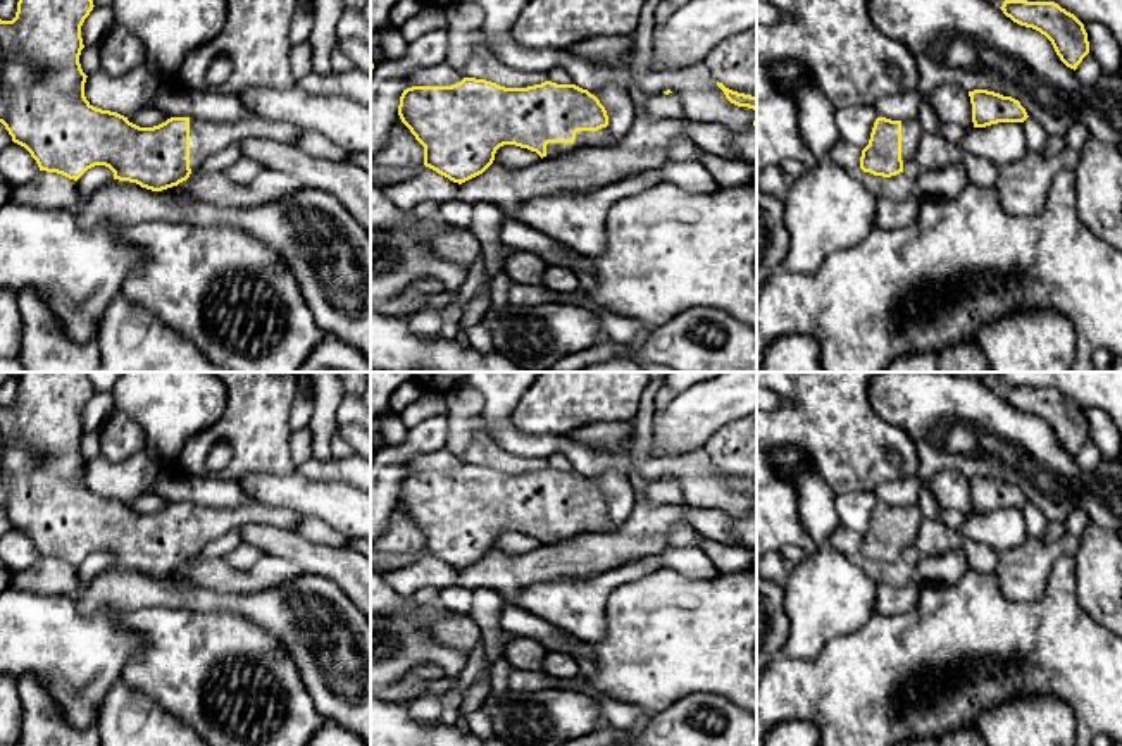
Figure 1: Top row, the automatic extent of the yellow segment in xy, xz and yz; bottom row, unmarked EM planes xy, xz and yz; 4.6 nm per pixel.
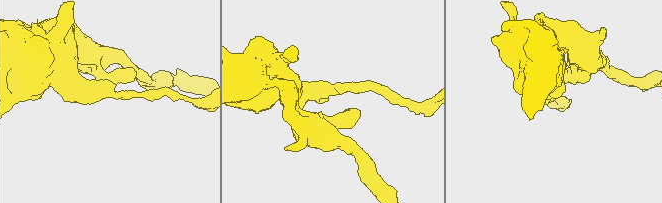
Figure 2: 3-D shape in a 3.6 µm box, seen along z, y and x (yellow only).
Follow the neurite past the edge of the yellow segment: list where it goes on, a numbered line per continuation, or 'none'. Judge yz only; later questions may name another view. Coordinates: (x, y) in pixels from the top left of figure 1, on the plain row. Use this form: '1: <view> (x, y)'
1: yz (910, 515)

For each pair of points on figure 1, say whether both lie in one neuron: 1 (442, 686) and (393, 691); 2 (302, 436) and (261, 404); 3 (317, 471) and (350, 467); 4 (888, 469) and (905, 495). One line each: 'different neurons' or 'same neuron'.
1: same neuron
2: different neurons
3: same neuron
4: different neurons

